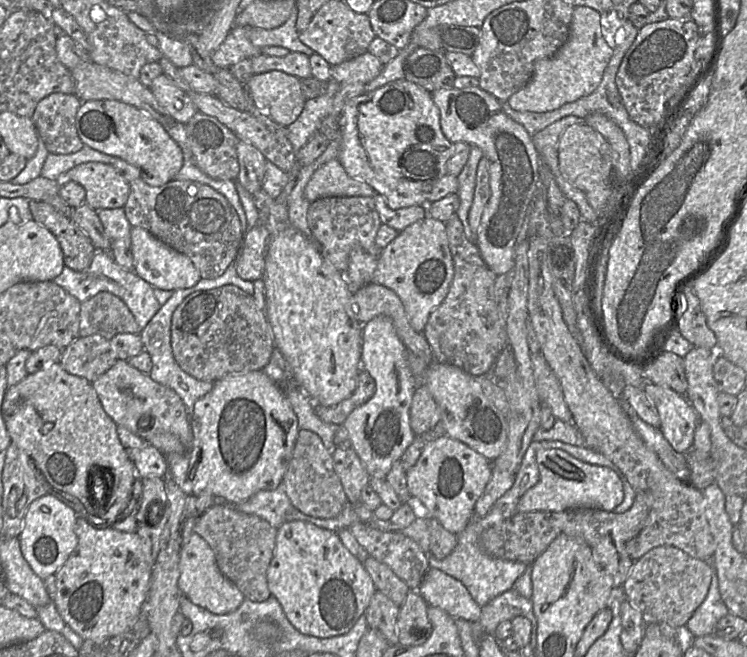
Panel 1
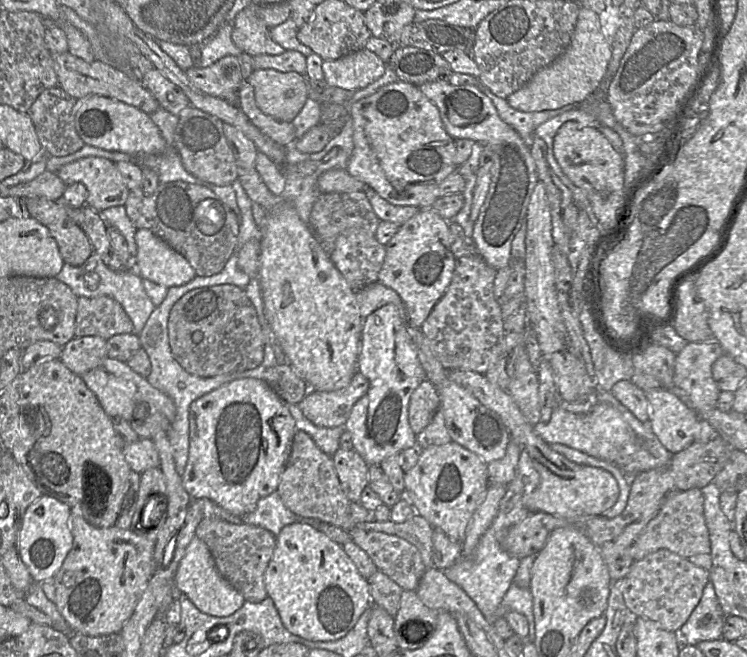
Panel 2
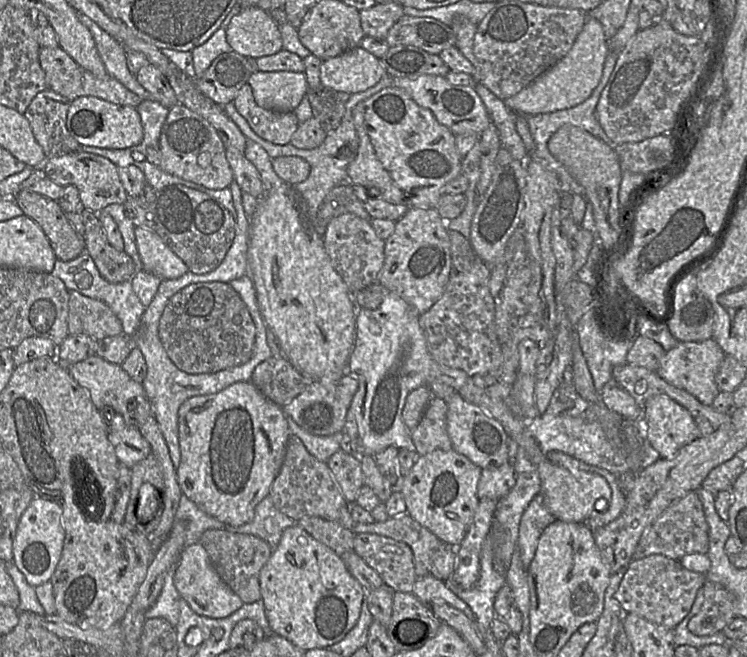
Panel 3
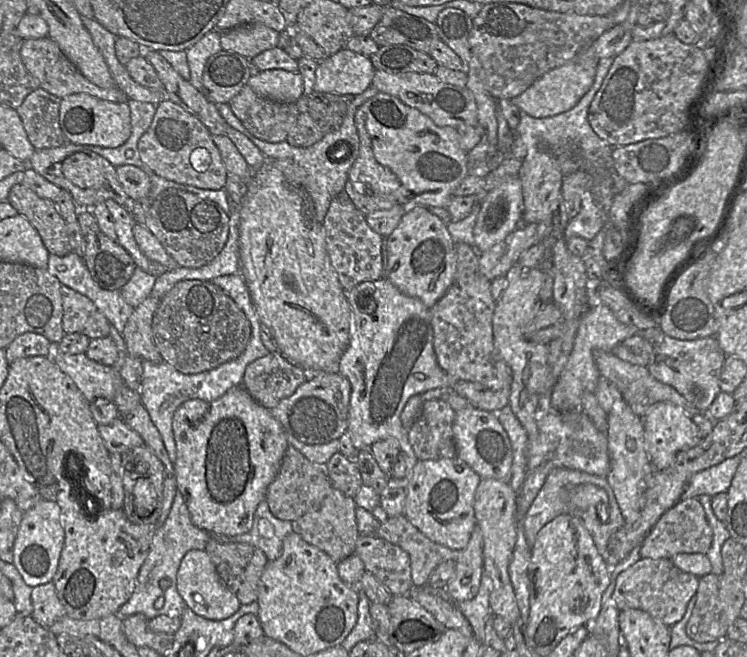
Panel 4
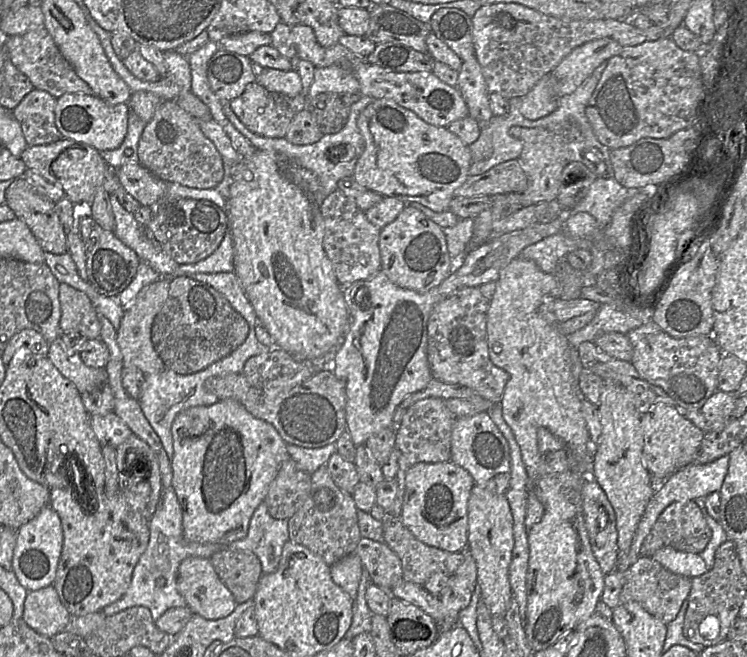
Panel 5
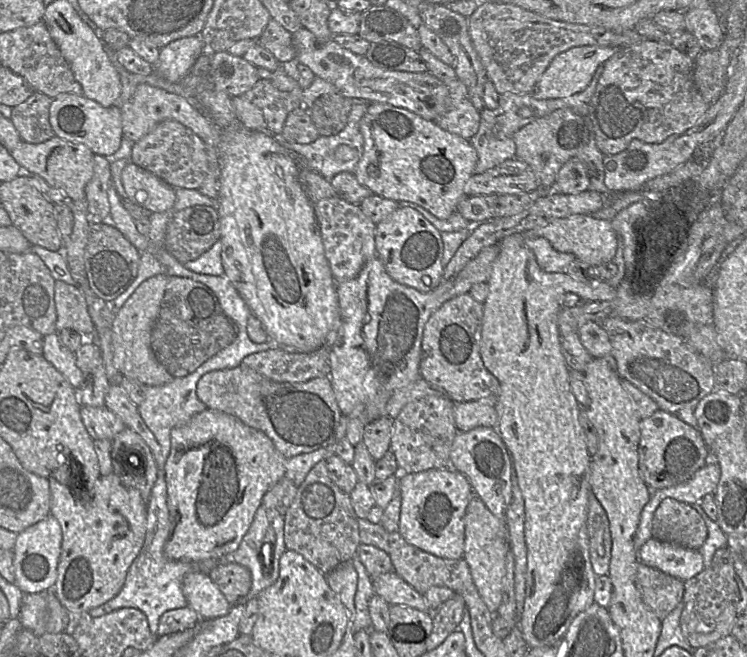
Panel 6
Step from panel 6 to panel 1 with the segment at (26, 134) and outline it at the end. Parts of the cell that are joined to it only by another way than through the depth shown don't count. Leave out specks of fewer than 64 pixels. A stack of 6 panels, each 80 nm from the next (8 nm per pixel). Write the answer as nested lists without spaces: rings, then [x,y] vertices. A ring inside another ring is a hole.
[[[52,93],[37,104],[31,119],[49,153],[70,154],[84,146],[75,127],[81,103],[75,94]]]

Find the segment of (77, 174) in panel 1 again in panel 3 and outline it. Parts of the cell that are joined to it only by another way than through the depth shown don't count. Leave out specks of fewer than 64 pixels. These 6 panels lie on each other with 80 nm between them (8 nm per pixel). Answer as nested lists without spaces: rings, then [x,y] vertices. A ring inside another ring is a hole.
[[[72,151],[67,154],[47,158],[43,163],[43,171],[54,183],[65,187],[75,186],[79,191],[81,208],[98,213],[109,204],[123,204],[128,194],[118,175],[118,166],[109,159],[88,152]]]

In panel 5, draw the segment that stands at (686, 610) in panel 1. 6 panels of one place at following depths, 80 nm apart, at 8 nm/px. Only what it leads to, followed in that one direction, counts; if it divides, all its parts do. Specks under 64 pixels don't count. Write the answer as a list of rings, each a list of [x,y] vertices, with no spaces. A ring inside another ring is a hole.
[[[640,556],[626,571],[616,569],[604,577],[600,600],[614,609],[627,601],[638,602],[648,613],[664,624],[673,621],[691,591],[691,579],[672,573],[651,557]]]

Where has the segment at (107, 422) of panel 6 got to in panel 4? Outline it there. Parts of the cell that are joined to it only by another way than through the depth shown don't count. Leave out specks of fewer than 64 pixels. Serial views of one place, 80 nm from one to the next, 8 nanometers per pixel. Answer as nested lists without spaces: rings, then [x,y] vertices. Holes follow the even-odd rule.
[[[121,417],[107,425],[98,425],[98,431],[110,454],[122,454],[145,444],[141,436],[127,426]]]

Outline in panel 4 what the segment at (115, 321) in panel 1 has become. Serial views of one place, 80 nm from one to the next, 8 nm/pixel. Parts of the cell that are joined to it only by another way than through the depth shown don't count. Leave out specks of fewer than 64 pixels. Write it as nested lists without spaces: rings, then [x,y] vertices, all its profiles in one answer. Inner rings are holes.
[[[61,284],[62,325],[65,334],[84,334],[90,340],[110,335],[111,323],[87,296]]]

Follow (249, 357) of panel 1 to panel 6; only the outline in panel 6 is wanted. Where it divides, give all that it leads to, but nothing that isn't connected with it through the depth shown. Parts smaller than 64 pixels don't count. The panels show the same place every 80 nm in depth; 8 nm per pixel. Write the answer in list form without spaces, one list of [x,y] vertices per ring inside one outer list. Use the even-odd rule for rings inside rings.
[[[171,276],[151,335],[157,360],[174,378],[193,373],[204,362],[229,346],[237,336],[235,323],[224,313],[216,294],[190,278]]]

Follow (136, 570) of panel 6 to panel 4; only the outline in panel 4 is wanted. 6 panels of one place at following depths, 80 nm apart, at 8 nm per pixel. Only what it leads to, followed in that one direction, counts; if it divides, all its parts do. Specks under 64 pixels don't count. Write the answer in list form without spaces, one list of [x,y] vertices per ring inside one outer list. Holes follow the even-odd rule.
[[[177,491],[166,521],[162,526],[152,530],[149,553],[139,570],[135,590],[129,600],[120,607],[117,615],[124,618],[141,613],[149,620],[160,615],[181,617],[186,603],[177,590],[177,572],[180,563],[188,551],[205,550],[211,538],[212,534],[193,524],[185,500]],[[162,578],[170,580],[170,586],[166,590],[159,586]]]

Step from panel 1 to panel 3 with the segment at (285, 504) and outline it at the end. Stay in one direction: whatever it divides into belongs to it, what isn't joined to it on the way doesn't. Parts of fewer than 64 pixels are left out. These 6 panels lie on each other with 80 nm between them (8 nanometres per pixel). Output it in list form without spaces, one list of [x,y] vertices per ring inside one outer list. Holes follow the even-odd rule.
[[[269,494],[255,508],[254,518],[241,526],[226,525],[226,531],[250,534],[265,540],[274,549],[283,531],[296,524],[296,521],[277,510]]]

